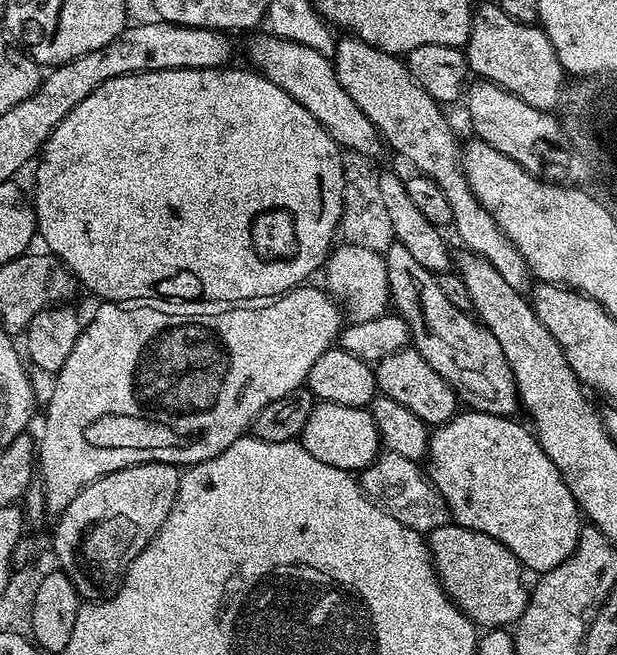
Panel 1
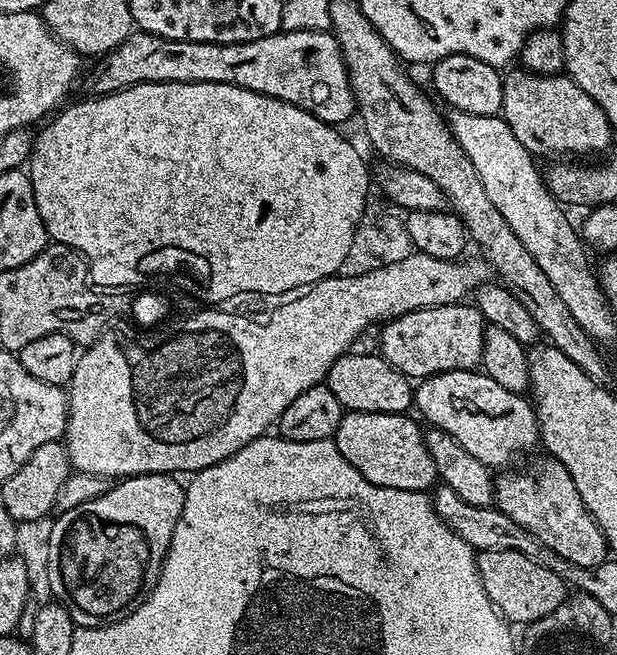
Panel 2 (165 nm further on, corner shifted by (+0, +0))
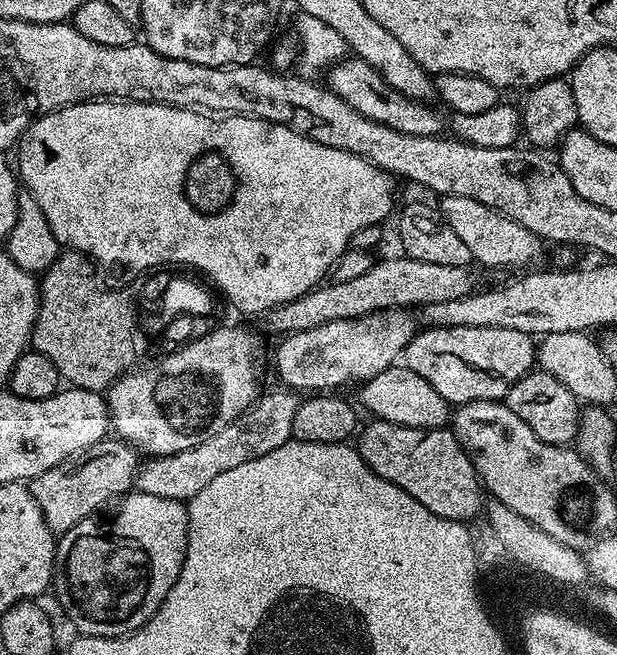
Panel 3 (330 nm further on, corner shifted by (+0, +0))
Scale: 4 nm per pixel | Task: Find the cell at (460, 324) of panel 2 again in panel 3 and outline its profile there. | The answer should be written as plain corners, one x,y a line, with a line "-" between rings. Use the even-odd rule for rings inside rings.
458,326
457,328
425,327
417,331
402,353
403,363
414,374
426,378
449,406
459,406
475,400
503,401
510,387
518,378
533,371
537,345
533,337
522,334
522,330
502,330
486,326

